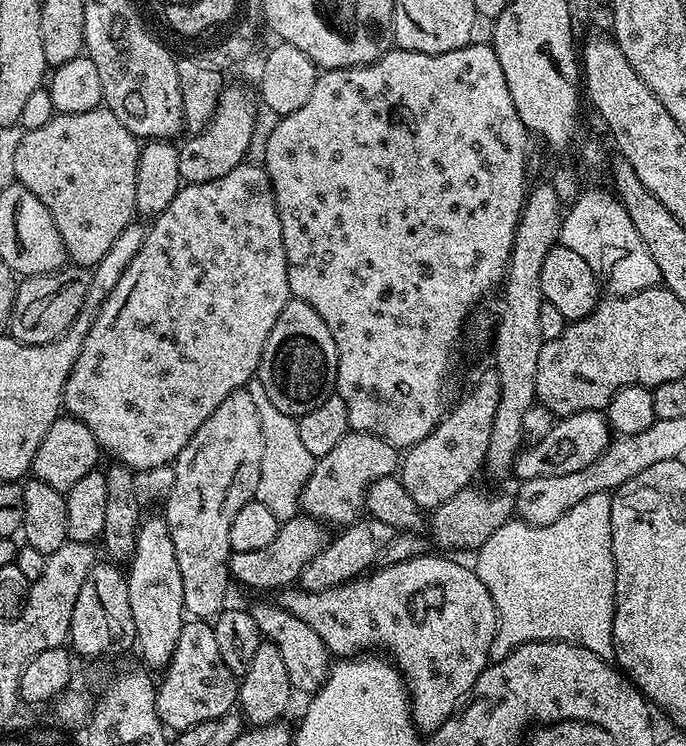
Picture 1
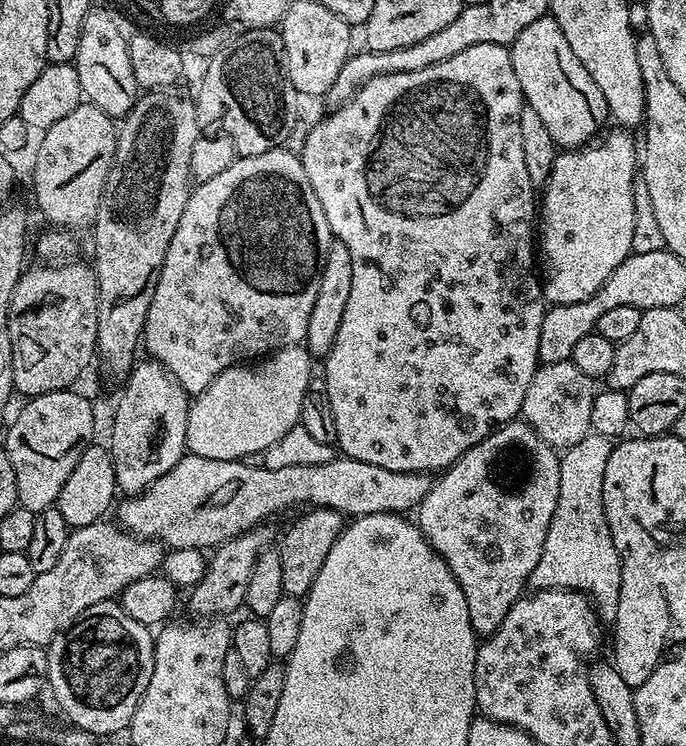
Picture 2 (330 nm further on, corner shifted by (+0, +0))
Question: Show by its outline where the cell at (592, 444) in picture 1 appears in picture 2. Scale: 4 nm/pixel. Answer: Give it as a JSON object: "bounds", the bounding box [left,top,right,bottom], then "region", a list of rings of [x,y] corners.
{"bounds":[114,454,434,550],"region":[[[185,454],[174,466],[174,470],[166,470],[166,474],[162,474],[162,478],[158,478],[144,492],[140,492],[137,496],[129,496],[119,501],[118,507],[115,509],[114,516],[120,527],[125,528],[127,532],[134,536],[143,536],[145,540],[154,540],[161,545],[167,546],[169,549],[178,548],[198,548],[201,550],[214,550],[219,544],[226,543],[230,538],[238,538],[243,532],[248,532],[252,528],[261,527],[275,512],[284,512],[287,508],[292,508],[295,504],[308,504],[312,508],[333,508],[335,512],[339,512],[348,518],[358,516],[369,516],[370,514],[382,514],[383,512],[394,512],[397,514],[408,514],[419,509],[422,498],[426,498],[426,494],[432,488],[434,480],[427,472],[399,472],[398,470],[386,470],[386,466],[374,466],[370,462],[358,462],[350,459],[349,456],[341,455],[330,462],[322,462],[318,466],[286,466],[283,470],[270,470],[261,466],[256,462],[245,462],[244,460],[215,460],[214,458],[202,458],[201,456],[193,456]]]}

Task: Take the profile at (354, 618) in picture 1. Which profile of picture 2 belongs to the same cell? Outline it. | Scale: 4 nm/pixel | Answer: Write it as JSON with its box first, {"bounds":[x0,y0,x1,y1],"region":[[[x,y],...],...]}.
{"bounds":[418,418,560,638],"region":[[[517,418],[496,429],[482,442],[478,442],[470,450],[466,450],[466,454],[456,459],[449,468],[443,469],[426,494],[426,498],[422,498],[418,509],[418,515],[420,515],[418,527],[429,546],[444,559],[446,566],[450,566],[454,578],[462,586],[462,594],[466,594],[466,610],[470,610],[470,622],[477,637],[483,638],[494,630],[498,630],[498,626],[502,626],[502,618],[506,618],[506,614],[510,614],[510,606],[514,606],[514,602],[525,595],[530,574],[534,570],[534,566],[538,566],[538,558],[542,558],[542,550],[546,546],[546,534],[550,530],[550,522],[554,518],[554,506],[558,506],[559,485],[560,456],[557,449],[550,447],[531,426],[524,423],[523,419]]]}

